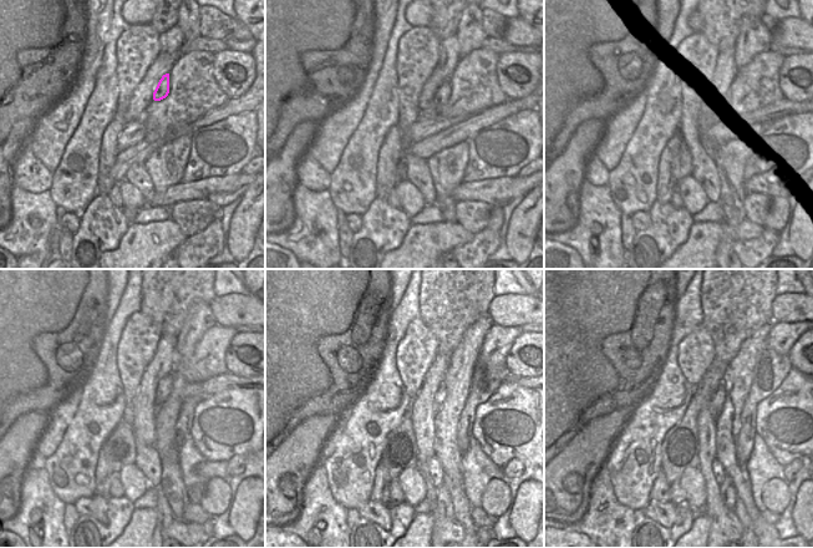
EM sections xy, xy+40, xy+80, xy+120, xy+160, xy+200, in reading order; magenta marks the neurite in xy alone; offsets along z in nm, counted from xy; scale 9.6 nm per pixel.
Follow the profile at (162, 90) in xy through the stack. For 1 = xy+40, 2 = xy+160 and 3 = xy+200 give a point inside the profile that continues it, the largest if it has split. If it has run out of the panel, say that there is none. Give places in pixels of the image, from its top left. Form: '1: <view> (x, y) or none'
1: xy+40 (442, 94)
2: xy+160 (441, 395)
3: xy+200 (719, 397)

